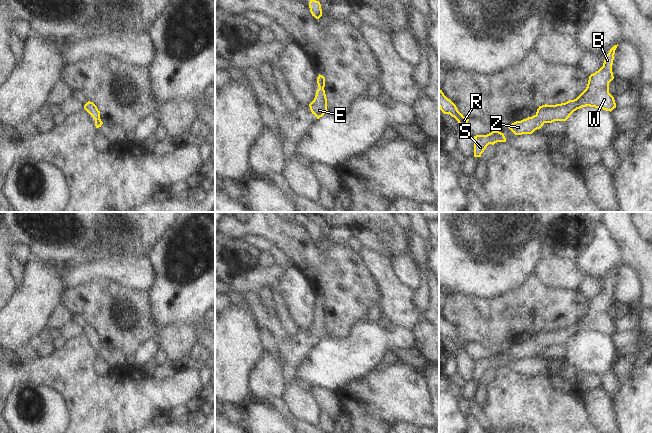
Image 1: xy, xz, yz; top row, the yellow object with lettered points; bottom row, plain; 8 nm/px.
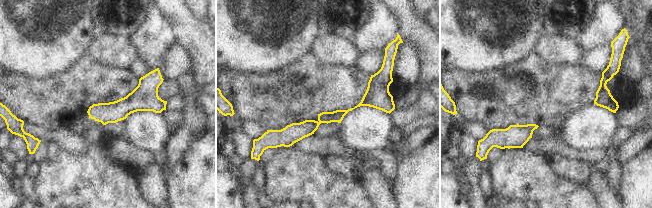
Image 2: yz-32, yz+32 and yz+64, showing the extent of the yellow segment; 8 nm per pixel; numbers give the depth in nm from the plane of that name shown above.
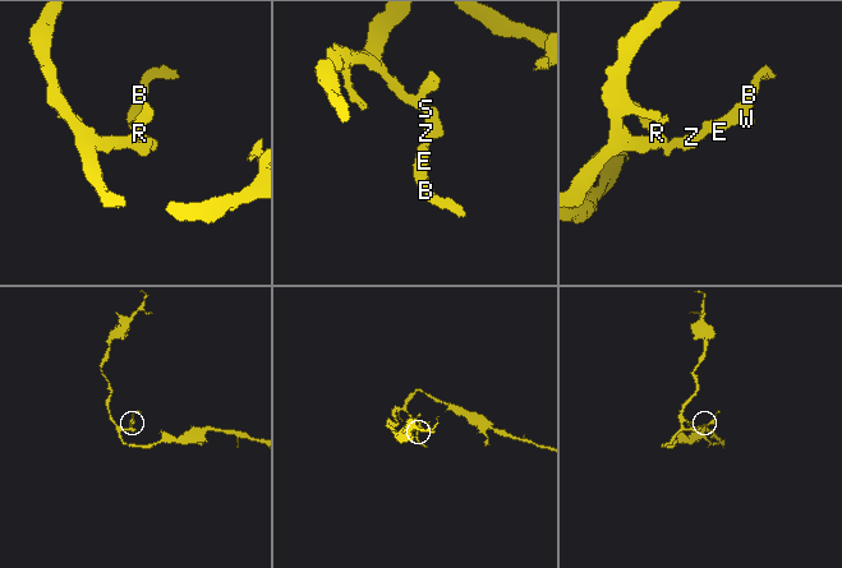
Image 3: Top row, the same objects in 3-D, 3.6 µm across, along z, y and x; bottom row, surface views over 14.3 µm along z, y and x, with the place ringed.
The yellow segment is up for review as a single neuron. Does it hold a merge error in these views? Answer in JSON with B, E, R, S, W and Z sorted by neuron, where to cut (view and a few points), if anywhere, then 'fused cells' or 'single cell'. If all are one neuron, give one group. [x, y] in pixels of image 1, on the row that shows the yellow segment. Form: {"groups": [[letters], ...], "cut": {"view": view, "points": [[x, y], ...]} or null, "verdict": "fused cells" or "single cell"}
{"groups": [["B", "E", "R", "S", "W", "Z"]], "cut": null, "verdict": "single cell"}

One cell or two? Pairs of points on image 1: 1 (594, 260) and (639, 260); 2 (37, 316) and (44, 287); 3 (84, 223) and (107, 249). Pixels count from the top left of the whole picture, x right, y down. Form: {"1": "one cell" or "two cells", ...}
{"1": "two cells", "2": "one cell", "3": "two cells"}

